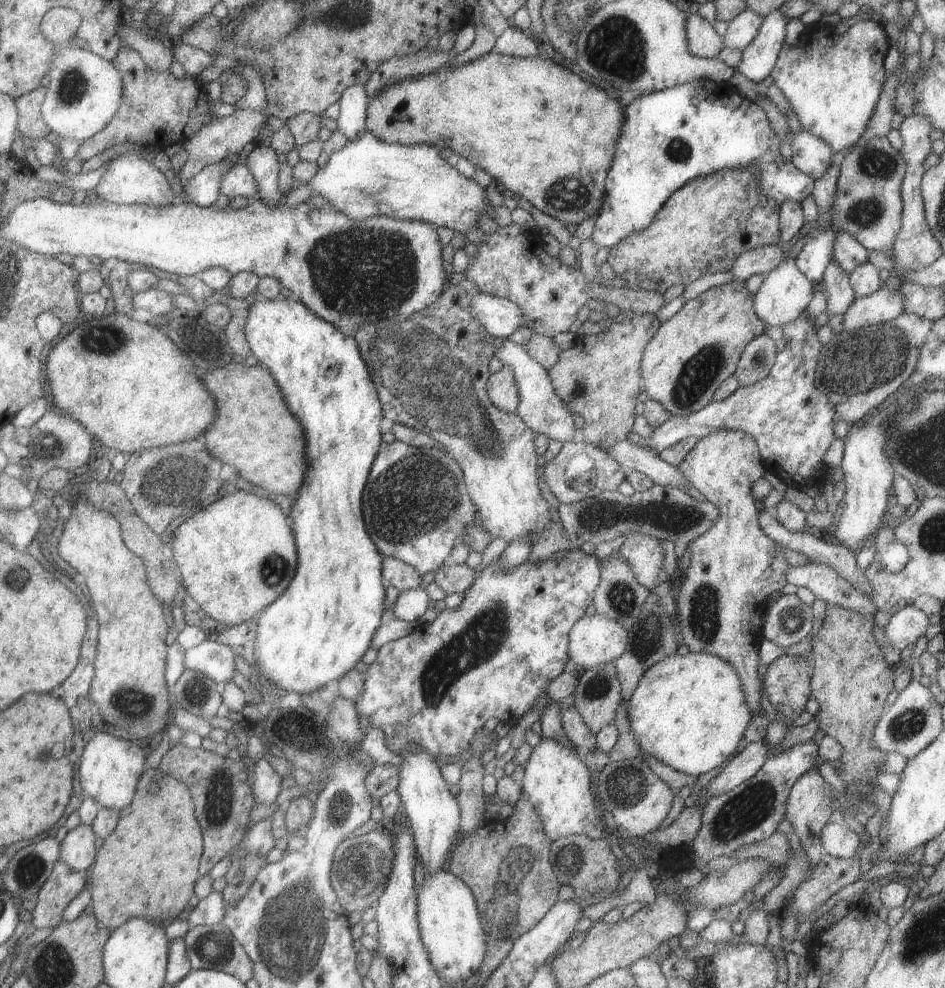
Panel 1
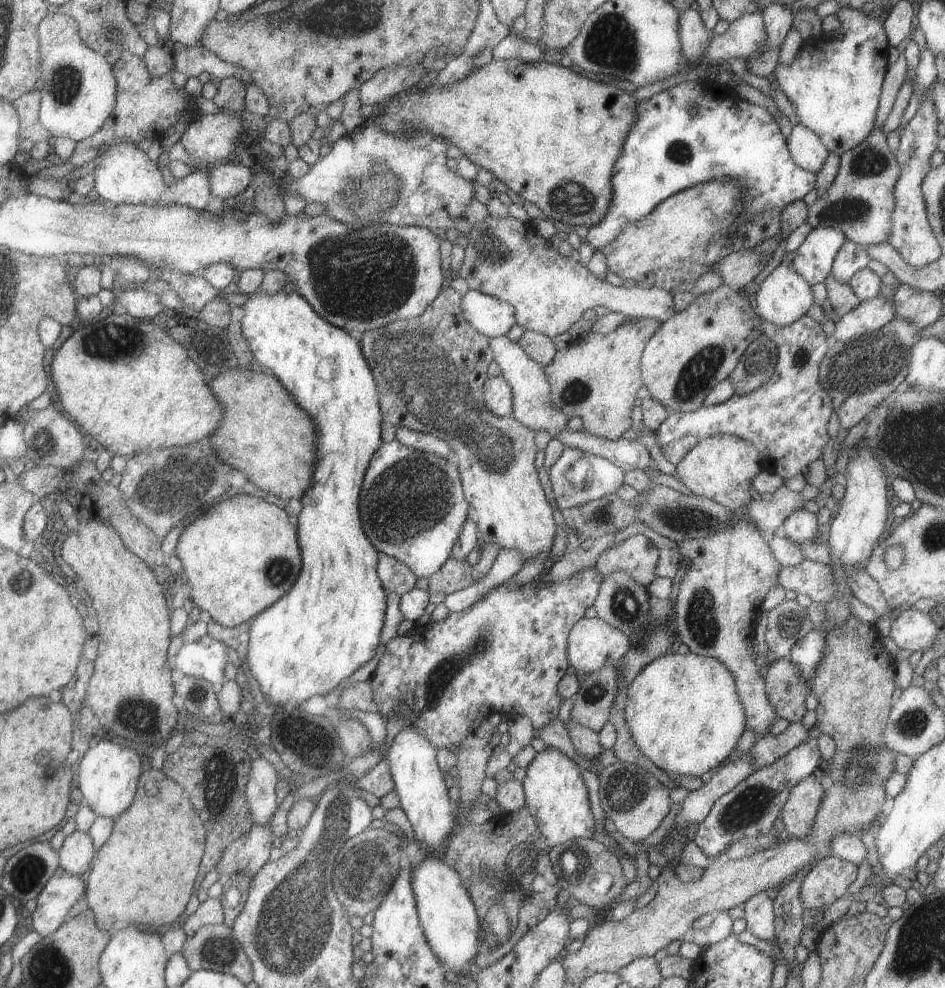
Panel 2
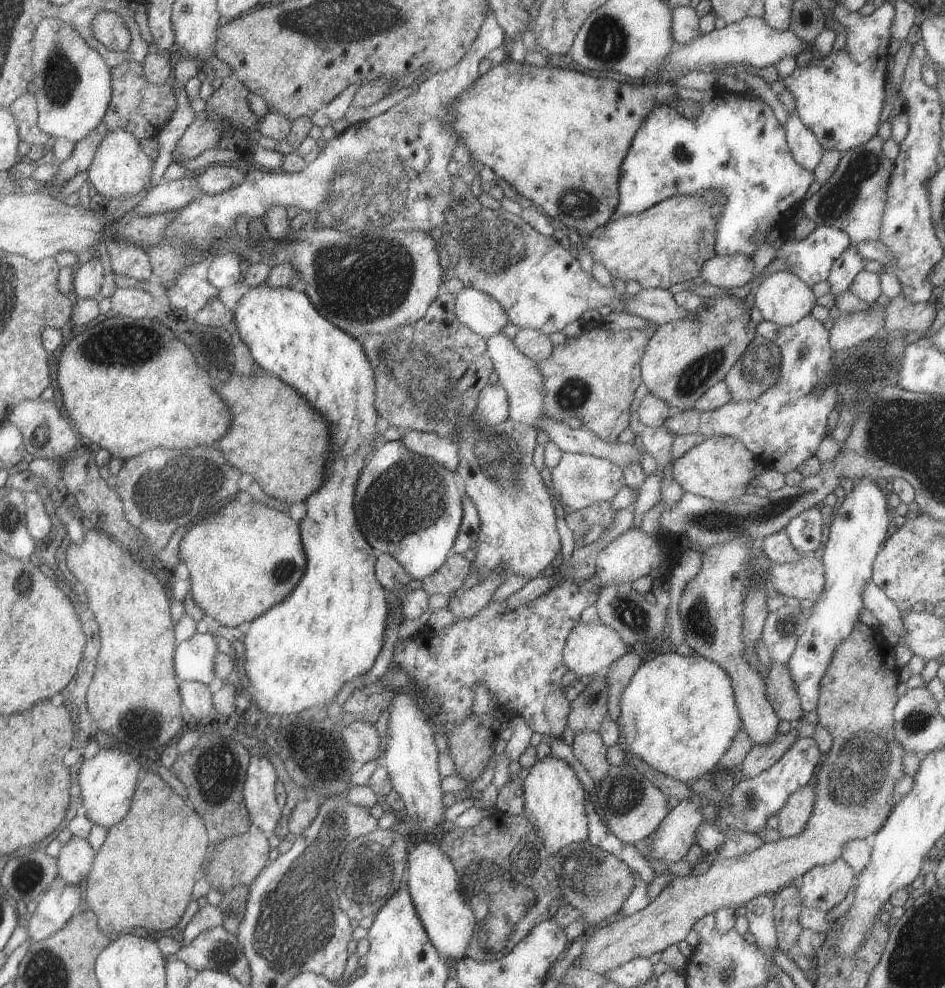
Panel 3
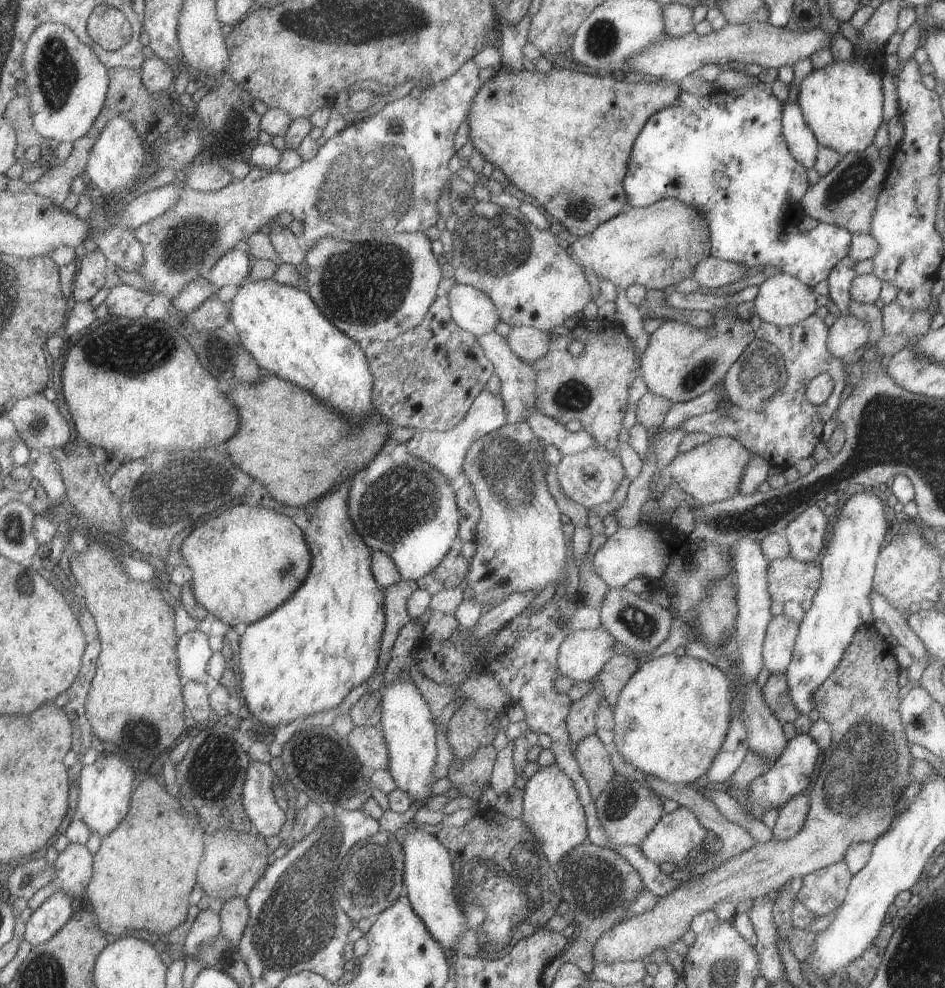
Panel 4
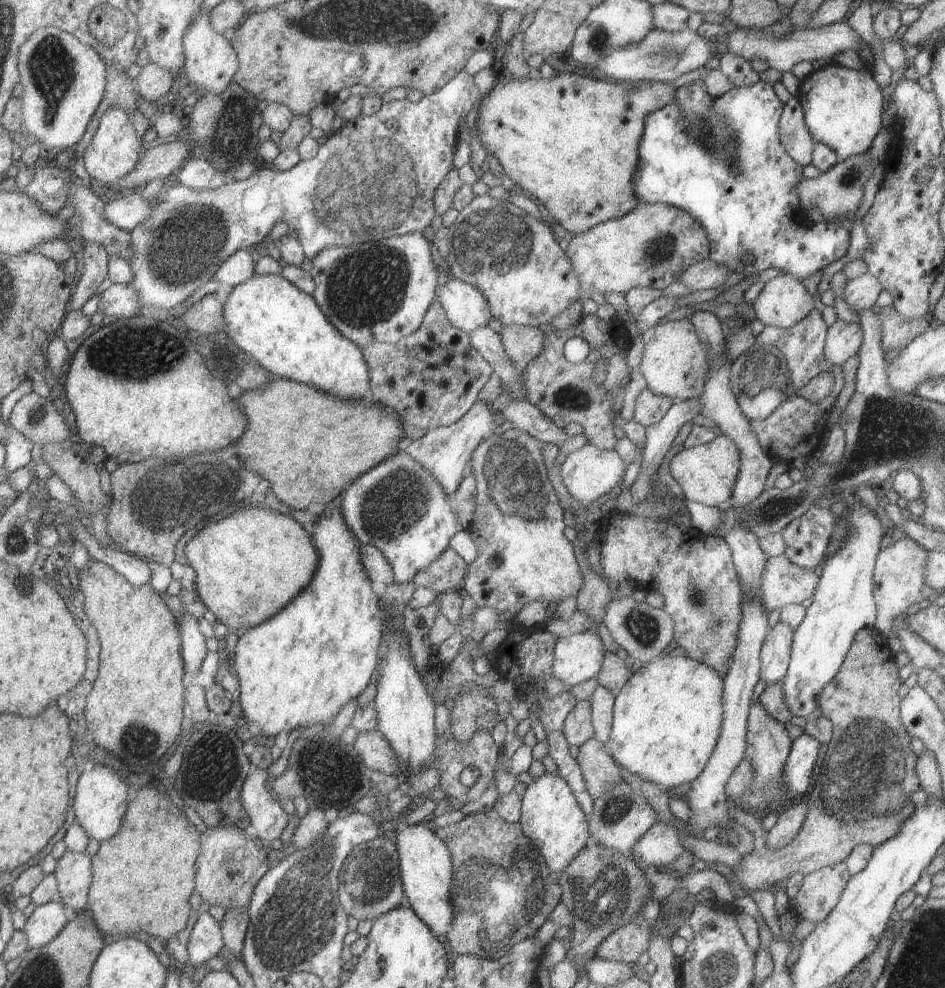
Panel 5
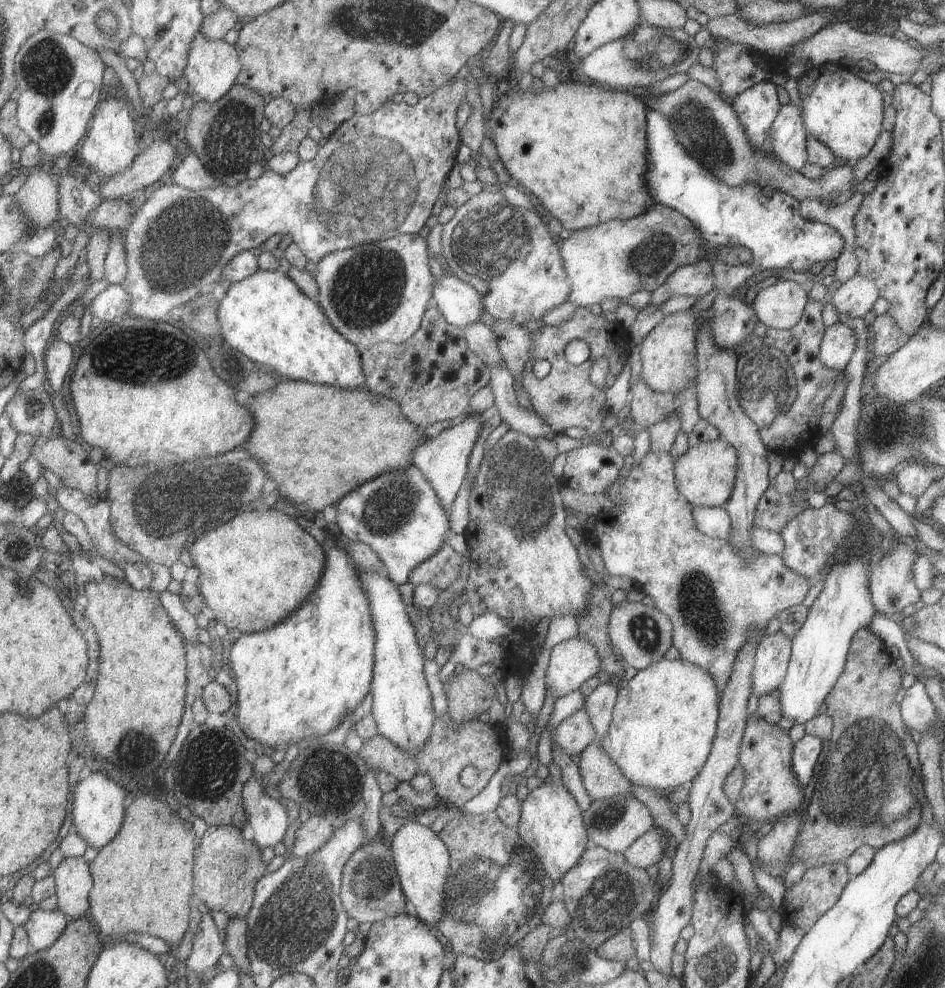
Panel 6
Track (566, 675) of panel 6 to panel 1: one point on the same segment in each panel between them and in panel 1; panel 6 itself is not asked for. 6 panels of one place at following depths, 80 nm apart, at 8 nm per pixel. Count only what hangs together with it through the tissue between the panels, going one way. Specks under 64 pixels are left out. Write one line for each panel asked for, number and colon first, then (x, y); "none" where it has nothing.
1: (595, 639)
2: (592, 644)
3: (590, 648)
4: (581, 655)
5: (577, 657)

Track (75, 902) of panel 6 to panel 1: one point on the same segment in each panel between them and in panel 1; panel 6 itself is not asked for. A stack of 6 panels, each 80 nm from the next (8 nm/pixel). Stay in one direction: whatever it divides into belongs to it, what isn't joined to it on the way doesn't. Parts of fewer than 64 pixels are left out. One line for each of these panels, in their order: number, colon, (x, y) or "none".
1: (80, 846)
2: (78, 852)
3: (76, 858)
4: (75, 864)
5: (74, 871)

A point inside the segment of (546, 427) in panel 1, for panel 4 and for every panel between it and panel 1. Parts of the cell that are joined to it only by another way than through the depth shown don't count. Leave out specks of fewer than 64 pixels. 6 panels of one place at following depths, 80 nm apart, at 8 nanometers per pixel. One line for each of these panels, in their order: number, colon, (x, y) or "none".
2: (531, 405)
3: (518, 374)
4: (517, 384)

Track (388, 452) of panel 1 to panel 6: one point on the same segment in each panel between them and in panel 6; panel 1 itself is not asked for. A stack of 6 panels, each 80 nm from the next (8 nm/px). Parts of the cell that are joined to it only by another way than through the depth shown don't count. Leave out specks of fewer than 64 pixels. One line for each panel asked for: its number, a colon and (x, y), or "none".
2: (412, 508)
3: (408, 506)
4: (400, 505)
5: (397, 507)
6: (397, 515)

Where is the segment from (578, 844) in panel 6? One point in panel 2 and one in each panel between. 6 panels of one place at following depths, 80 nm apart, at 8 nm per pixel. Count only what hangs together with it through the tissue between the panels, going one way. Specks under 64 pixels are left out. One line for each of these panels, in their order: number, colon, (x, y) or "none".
2: (554, 793)
3: (554, 799)
4: (551, 811)
5: (550, 818)

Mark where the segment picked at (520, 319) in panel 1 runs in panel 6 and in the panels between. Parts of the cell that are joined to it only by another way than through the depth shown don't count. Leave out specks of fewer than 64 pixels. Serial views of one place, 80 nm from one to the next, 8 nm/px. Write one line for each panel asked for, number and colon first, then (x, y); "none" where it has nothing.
2: (492, 317)
3: (481, 313)
4: (471, 310)
5: (465, 308)
6: (460, 305)

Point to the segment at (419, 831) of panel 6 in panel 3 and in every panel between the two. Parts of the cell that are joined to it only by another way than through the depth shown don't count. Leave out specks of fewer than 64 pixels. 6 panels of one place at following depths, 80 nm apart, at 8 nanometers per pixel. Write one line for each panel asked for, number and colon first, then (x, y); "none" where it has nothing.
3: (433, 884)
4: (428, 876)
5: (425, 868)

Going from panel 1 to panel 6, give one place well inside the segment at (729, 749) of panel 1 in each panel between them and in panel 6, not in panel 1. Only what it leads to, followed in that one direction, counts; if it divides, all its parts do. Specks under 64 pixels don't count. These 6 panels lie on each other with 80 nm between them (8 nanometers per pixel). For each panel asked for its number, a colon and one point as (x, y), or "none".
2: (683, 712)
3: (678, 714)
4: (669, 720)
5: (665, 720)
6: (664, 719)

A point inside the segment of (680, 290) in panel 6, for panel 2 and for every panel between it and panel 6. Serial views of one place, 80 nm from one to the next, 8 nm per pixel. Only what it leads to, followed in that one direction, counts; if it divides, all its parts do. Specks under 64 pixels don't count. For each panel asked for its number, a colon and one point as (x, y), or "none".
2: (736, 269)
3: (729, 271)
4: (711, 273)
5: (704, 275)

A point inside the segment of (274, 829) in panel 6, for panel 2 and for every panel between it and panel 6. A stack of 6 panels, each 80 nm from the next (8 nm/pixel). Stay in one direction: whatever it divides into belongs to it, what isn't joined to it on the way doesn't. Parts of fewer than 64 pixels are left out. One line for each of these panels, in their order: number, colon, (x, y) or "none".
2: (260, 789)
3: (259, 798)
4: (258, 800)
5: (266, 816)

